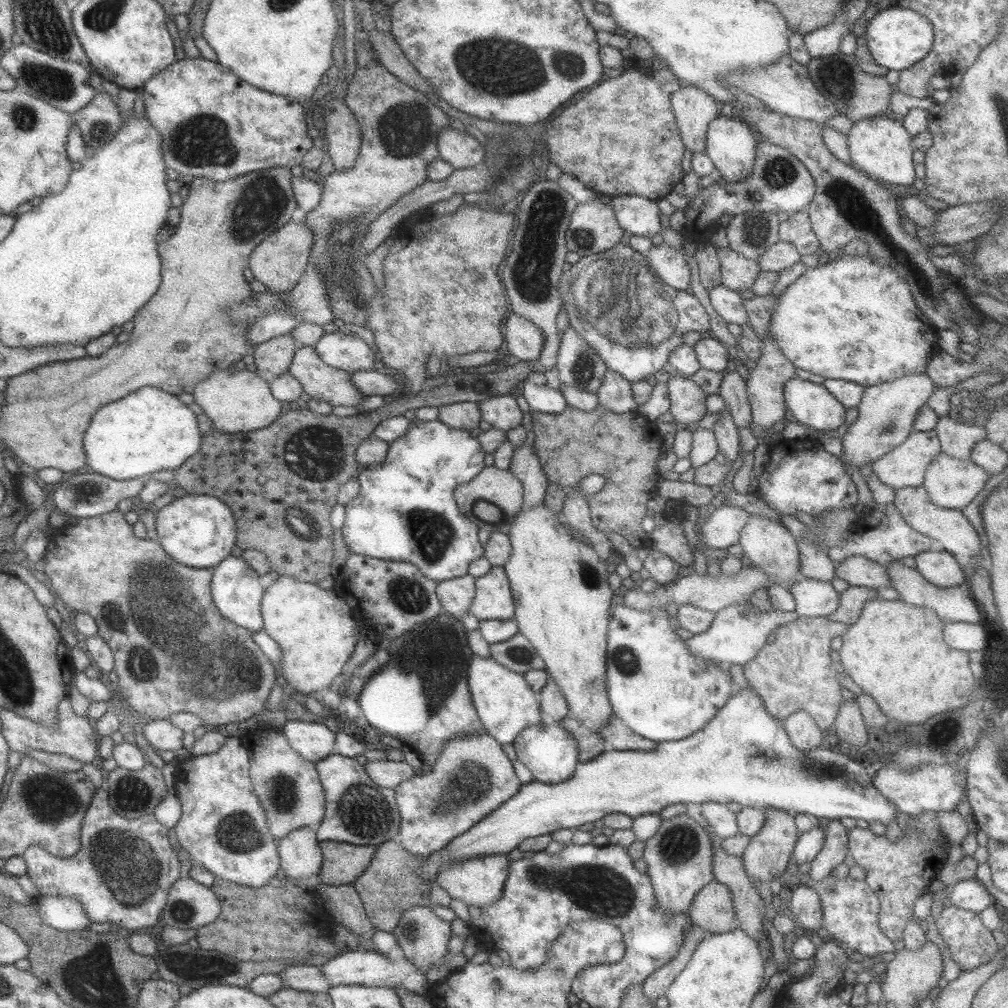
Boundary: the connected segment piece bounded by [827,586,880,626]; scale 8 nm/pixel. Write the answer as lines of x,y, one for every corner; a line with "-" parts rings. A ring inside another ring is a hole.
849,586
848,589
839,595
840,602
838,608
831,612
827,618
834,622
842,622
848,626
854,624
860,618
865,602
880,597
874,588
866,586

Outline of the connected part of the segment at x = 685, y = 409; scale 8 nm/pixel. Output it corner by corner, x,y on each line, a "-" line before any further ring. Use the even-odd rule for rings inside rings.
678,373
667,380
668,398
671,401
670,412
678,423
698,422
707,414
707,392
704,392
689,374

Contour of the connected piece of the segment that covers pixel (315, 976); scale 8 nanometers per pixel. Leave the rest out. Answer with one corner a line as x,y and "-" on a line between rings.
310,963
287,966
277,975
282,979
284,987
294,990
324,994
331,987
321,967

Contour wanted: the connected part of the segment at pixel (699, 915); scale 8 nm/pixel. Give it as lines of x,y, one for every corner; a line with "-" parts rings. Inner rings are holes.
719,881
704,886
687,910
691,920
708,934
730,932
736,913
732,892

